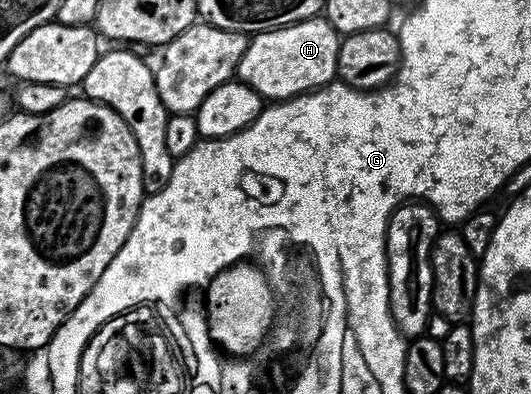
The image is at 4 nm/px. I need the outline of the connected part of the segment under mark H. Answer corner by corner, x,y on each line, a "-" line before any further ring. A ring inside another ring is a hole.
323,17
303,19
288,27
253,34
242,61
236,66
239,82
253,87
268,101
292,99
315,91
337,78
342,36

